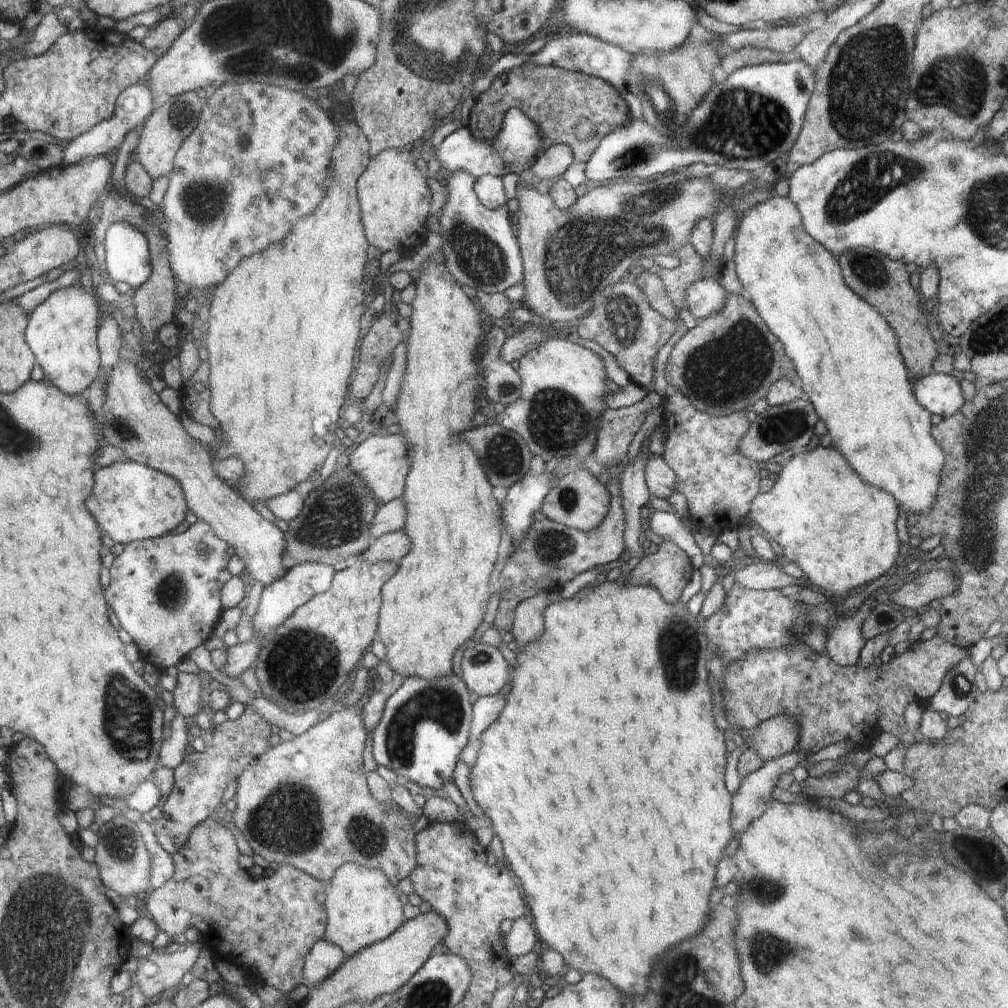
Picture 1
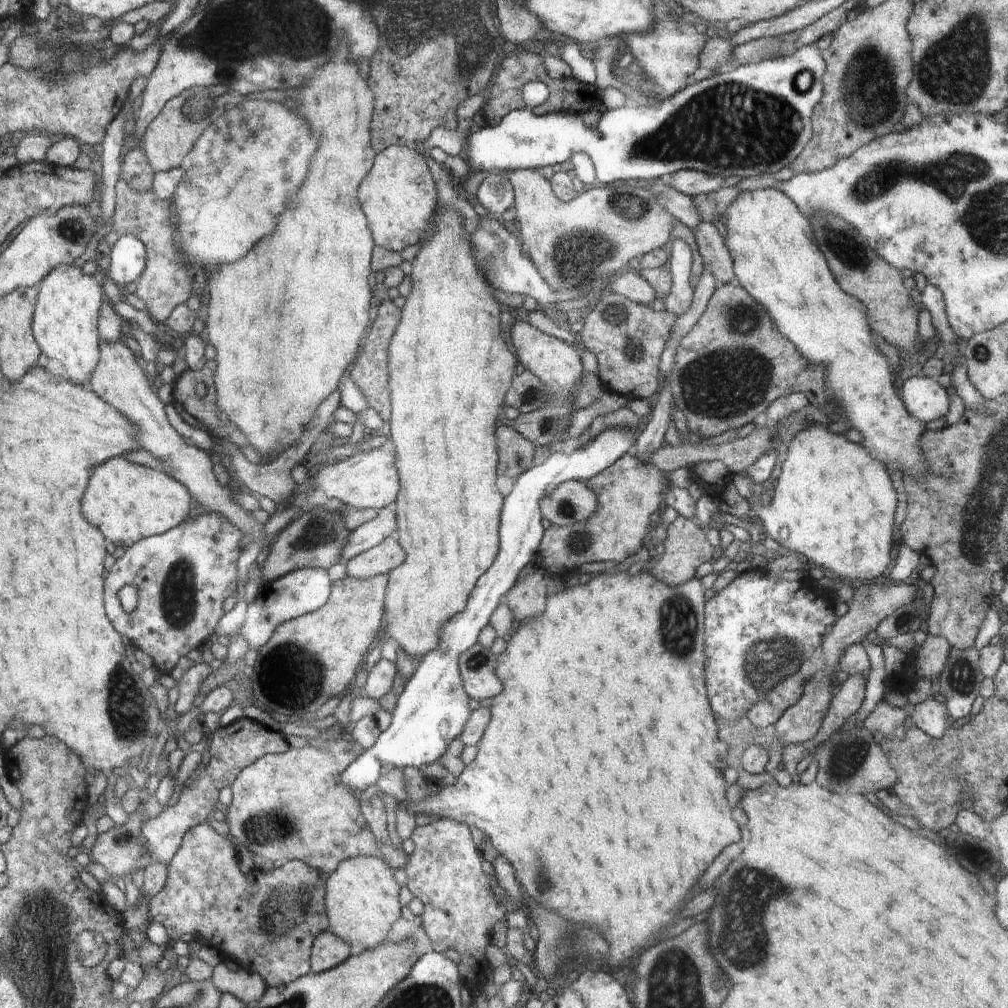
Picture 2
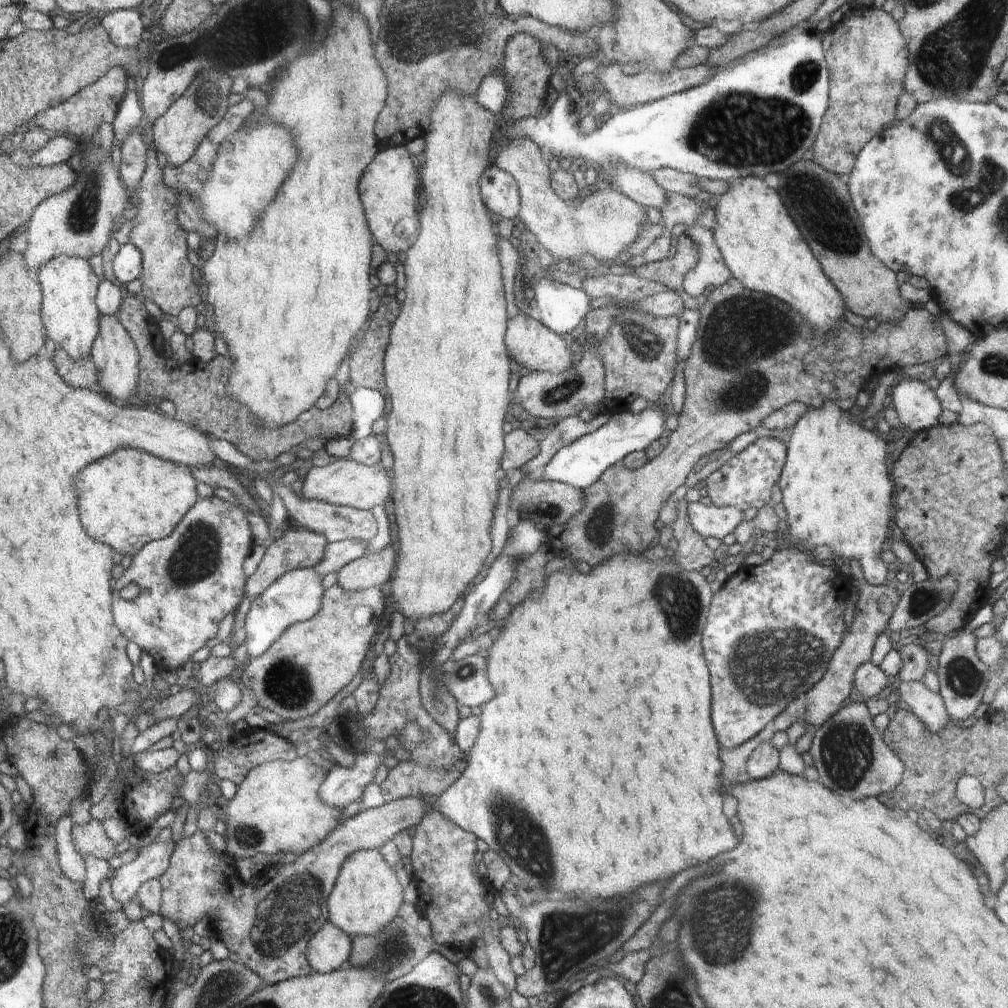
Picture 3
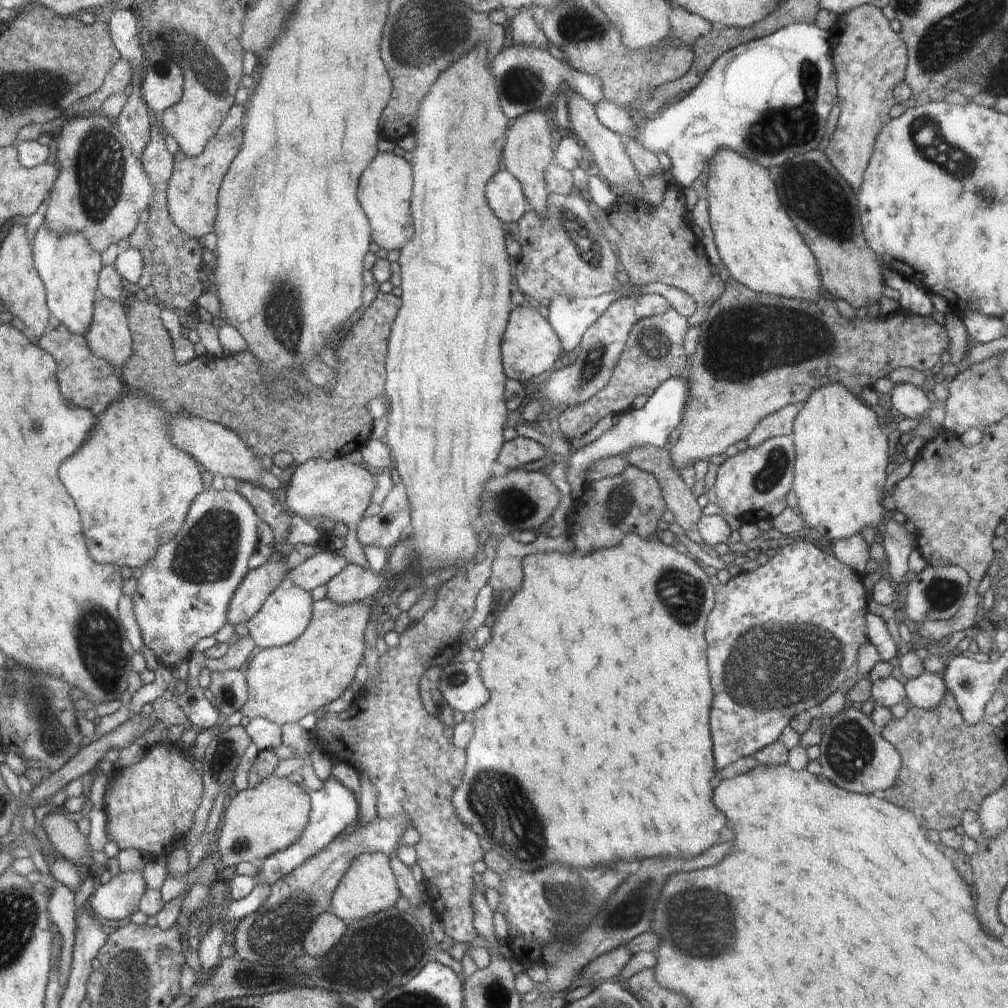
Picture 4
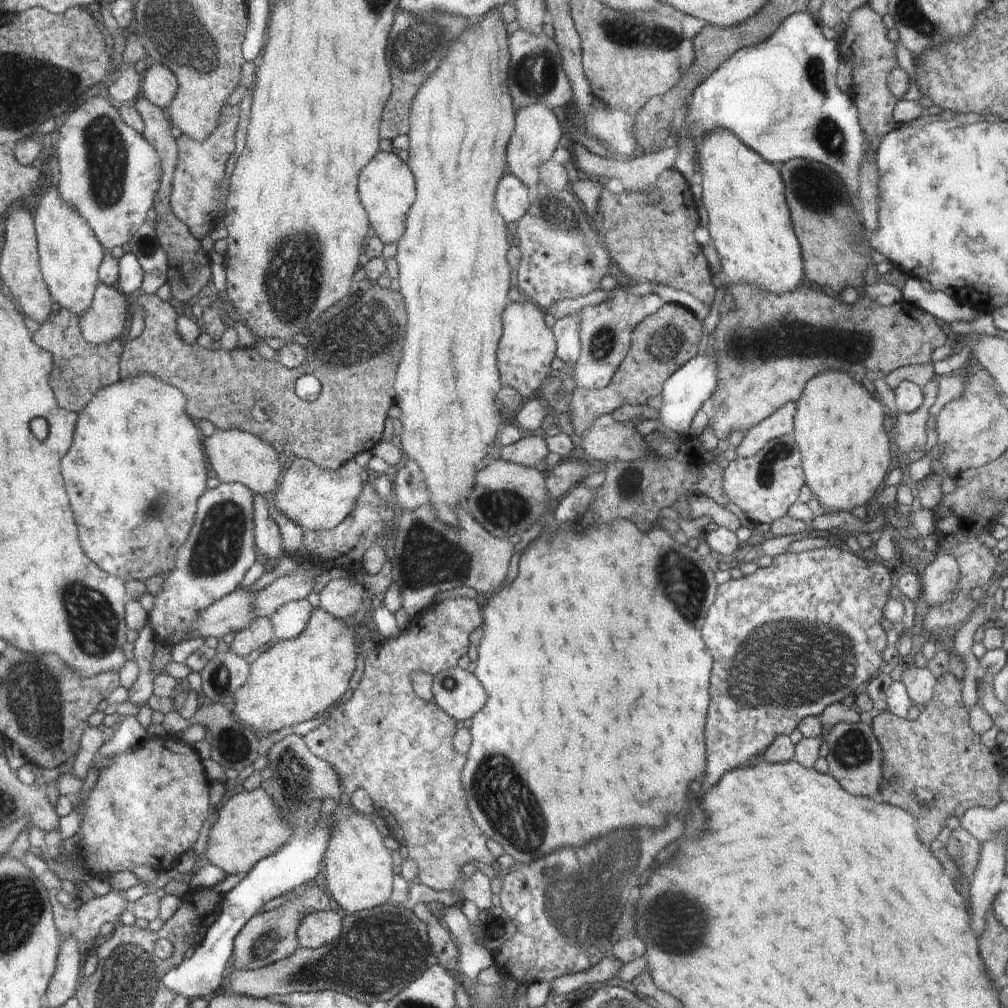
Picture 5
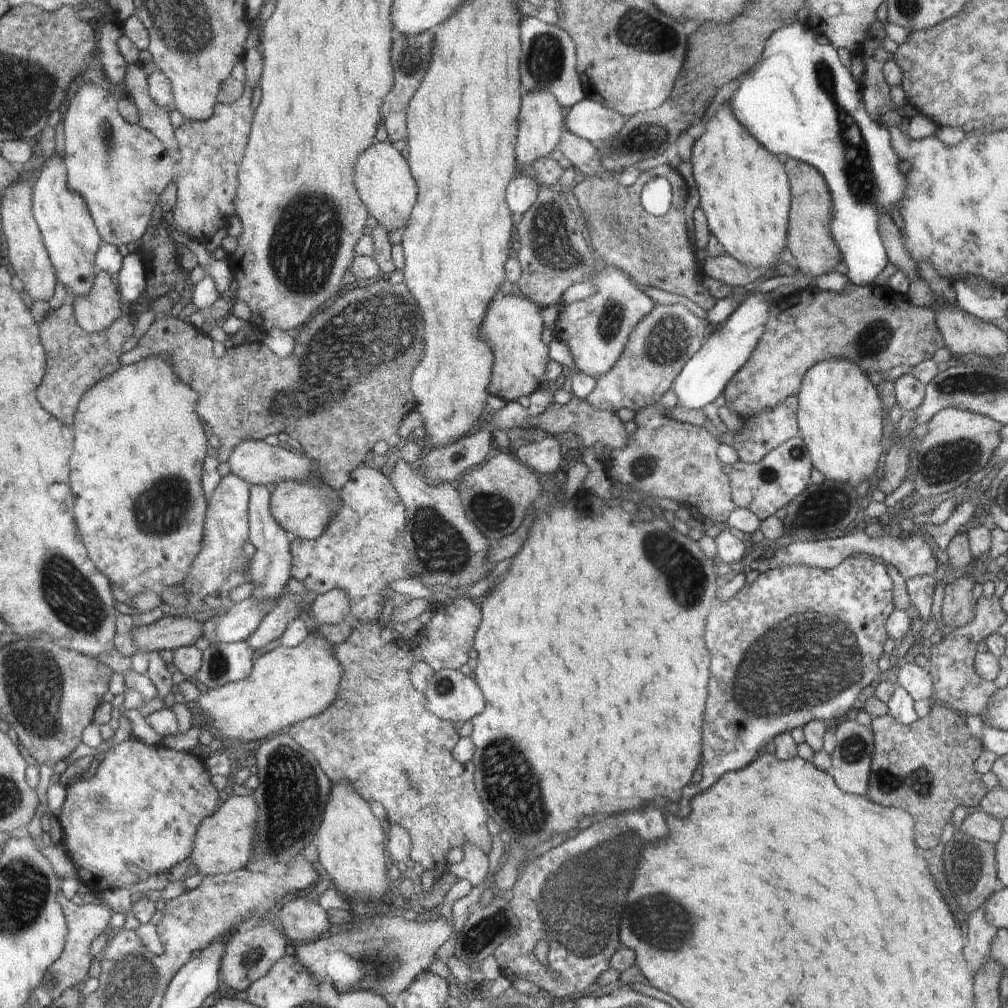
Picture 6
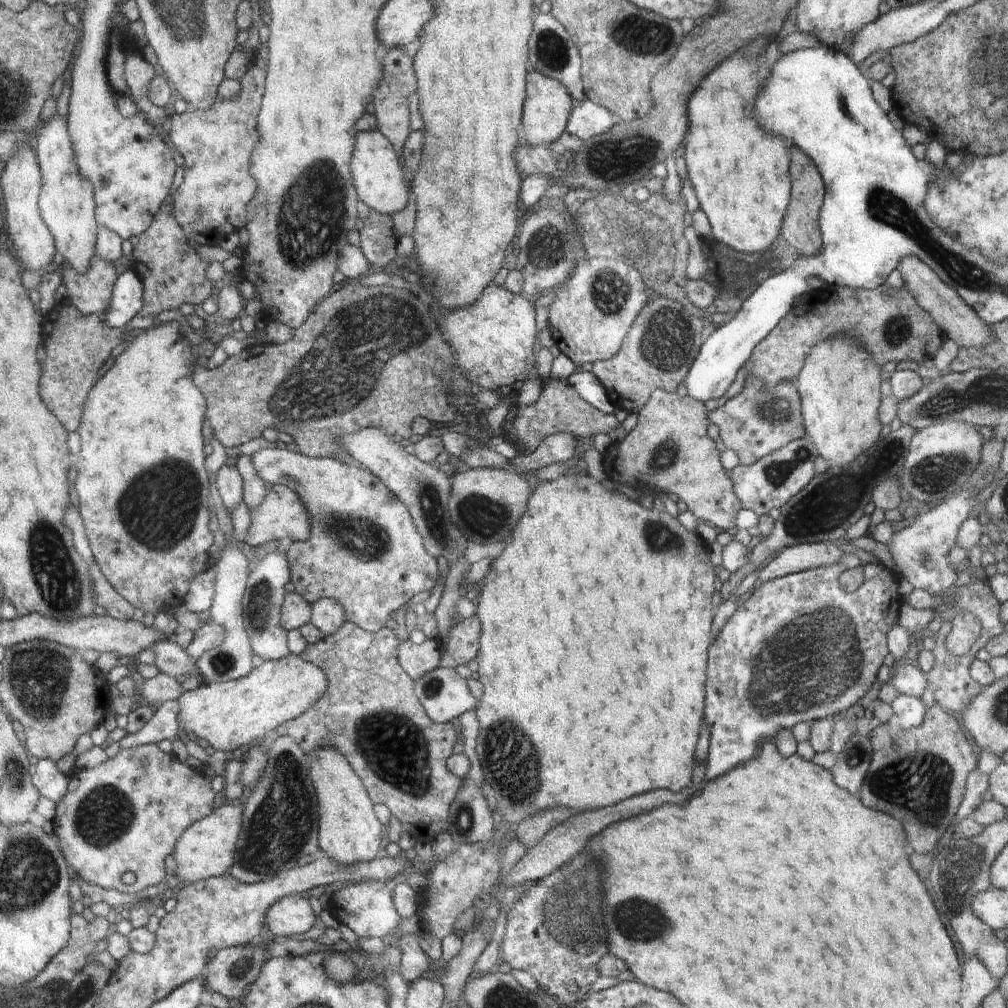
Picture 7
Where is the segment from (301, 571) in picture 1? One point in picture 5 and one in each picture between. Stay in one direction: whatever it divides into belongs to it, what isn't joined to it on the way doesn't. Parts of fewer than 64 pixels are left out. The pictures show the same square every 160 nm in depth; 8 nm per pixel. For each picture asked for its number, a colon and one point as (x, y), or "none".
2: (307, 589)
3: (297, 596)
4: (285, 615)
5: (290, 620)

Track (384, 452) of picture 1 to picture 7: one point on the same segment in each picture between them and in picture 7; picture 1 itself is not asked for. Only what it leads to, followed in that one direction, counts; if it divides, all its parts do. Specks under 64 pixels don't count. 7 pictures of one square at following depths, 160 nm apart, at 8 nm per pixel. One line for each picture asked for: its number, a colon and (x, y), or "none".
2: (368, 480)
3: (346, 482)
4: (337, 490)
5: (315, 498)
6: (304, 509)
7: (281, 515)

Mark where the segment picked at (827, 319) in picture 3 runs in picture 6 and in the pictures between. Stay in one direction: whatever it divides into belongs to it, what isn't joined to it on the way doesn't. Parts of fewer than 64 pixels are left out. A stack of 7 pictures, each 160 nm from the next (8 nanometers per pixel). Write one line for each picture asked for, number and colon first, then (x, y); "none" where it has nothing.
4: (758, 243)
5: (750, 224)
6: (747, 207)

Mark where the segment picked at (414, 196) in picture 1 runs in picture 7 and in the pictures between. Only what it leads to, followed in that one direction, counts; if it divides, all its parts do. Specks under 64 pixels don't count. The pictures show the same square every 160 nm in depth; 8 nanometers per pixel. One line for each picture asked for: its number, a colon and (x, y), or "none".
2: (399, 198)
3: (390, 189)
4: (386, 188)
5: (387, 189)
6: (386, 185)
7: (378, 176)

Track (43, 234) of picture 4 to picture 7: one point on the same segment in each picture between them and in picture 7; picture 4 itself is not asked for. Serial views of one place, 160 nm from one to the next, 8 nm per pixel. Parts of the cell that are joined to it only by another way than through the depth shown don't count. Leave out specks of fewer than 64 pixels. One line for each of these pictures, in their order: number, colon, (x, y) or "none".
5: (69, 254)
6: (67, 226)
7: (67, 202)

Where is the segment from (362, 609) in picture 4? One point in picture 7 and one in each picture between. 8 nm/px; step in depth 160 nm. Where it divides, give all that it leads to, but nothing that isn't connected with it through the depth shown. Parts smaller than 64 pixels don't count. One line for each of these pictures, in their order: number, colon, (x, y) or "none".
5: (292, 681)
6: (286, 685)
7: (228, 716)

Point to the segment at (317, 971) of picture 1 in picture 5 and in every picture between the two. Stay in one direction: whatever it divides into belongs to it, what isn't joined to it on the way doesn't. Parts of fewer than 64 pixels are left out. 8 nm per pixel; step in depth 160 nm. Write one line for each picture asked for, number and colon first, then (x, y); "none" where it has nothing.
2: (328, 951)
3: (329, 950)
4: (326, 932)
5: (318, 929)

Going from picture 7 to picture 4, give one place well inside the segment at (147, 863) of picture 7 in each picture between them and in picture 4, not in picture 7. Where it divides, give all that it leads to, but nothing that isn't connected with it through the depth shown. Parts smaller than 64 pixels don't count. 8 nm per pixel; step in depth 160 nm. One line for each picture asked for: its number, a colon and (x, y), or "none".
4: (147, 804)
5: (148, 806)
6: (137, 813)

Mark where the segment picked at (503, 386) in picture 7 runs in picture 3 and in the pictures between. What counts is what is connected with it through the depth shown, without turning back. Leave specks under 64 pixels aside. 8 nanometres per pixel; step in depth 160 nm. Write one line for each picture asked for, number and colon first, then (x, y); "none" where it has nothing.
3: (532, 345)
4: (530, 347)
5: (526, 348)
6: (513, 330)

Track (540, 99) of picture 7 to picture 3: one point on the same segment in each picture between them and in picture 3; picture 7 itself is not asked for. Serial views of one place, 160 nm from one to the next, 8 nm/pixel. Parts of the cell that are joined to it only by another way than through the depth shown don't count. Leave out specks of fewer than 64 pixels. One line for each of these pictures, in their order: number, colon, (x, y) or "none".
3: (606, 224)
4: (528, 157)
5: (537, 133)
6: (540, 124)

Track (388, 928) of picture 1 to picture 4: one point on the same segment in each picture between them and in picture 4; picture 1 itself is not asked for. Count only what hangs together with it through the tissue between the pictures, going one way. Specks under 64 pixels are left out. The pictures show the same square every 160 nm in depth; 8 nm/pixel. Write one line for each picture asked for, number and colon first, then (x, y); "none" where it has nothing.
2: (361, 897)
3: (367, 896)
4: (368, 887)

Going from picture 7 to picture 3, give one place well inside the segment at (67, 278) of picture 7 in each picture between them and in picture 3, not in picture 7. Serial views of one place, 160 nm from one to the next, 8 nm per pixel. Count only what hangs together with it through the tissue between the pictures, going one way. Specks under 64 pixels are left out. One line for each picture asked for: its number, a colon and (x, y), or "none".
3: (114, 353)
4: (109, 338)
5: (110, 316)
6: (95, 311)

